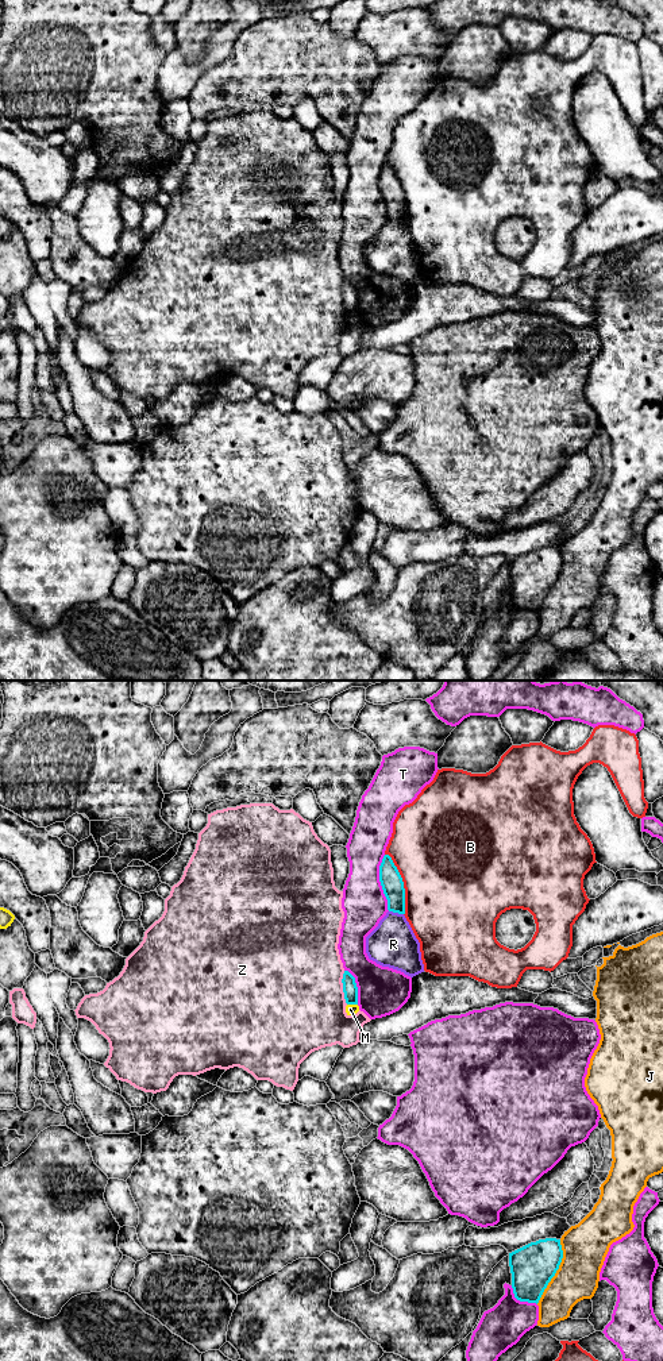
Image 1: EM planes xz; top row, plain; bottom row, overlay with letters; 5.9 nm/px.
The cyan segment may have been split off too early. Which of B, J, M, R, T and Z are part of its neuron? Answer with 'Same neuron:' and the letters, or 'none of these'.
Same neuron: none of these

